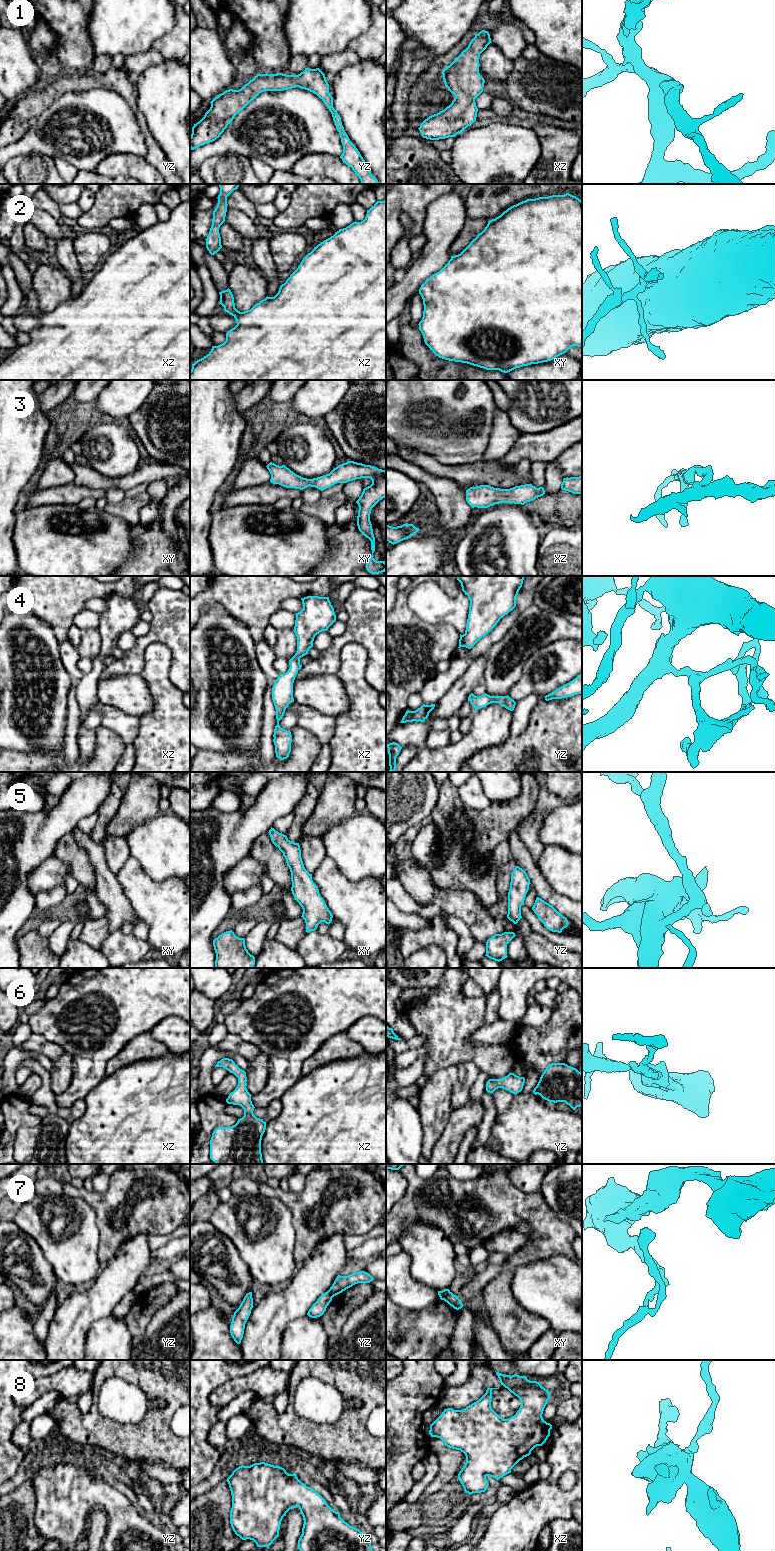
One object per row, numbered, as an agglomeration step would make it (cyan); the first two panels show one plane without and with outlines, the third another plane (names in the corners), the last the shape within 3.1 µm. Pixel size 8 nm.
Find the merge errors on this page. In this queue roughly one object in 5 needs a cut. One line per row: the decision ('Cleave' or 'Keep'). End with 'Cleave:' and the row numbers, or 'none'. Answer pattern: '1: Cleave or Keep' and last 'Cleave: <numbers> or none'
1: Keep
2: Keep
3: Keep
4: Keep
5: Keep
6: Keep
7: Cleave
8: Keep
Cleave: 7

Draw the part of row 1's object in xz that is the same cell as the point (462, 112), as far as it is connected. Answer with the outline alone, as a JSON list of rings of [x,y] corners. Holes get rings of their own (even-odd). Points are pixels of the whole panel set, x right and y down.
[[[482,30],[471,40],[468,47],[443,71],[443,80],[448,90],[455,95],[452,103],[437,114],[429,116],[418,128],[422,137],[439,140],[455,137],[476,121],[478,108],[475,99],[483,92],[485,80],[479,73],[480,54],[492,43],[488,31]]]

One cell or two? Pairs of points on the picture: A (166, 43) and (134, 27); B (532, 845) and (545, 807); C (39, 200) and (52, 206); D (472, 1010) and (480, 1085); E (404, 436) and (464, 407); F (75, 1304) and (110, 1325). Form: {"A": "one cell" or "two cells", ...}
{"A": "two cells", "B": "one cell", "C": "one cell", "D": "two cells", "E": "one cell", "F": "two cells"}

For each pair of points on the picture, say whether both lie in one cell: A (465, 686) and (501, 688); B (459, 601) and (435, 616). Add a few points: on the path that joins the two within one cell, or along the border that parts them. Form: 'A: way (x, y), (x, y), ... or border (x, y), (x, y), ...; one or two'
A: border (487, 658), (482, 681); two
B: way (453, 607), (450, 610), (441, 610); one

